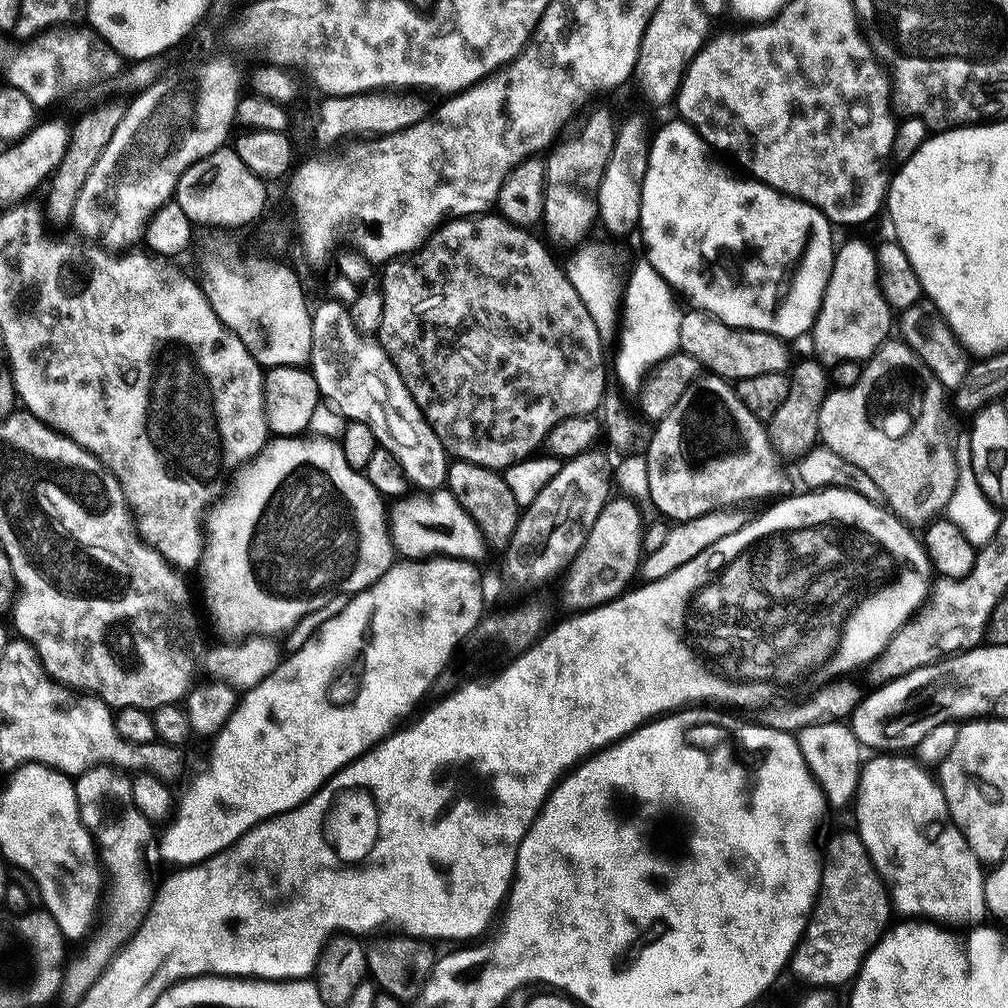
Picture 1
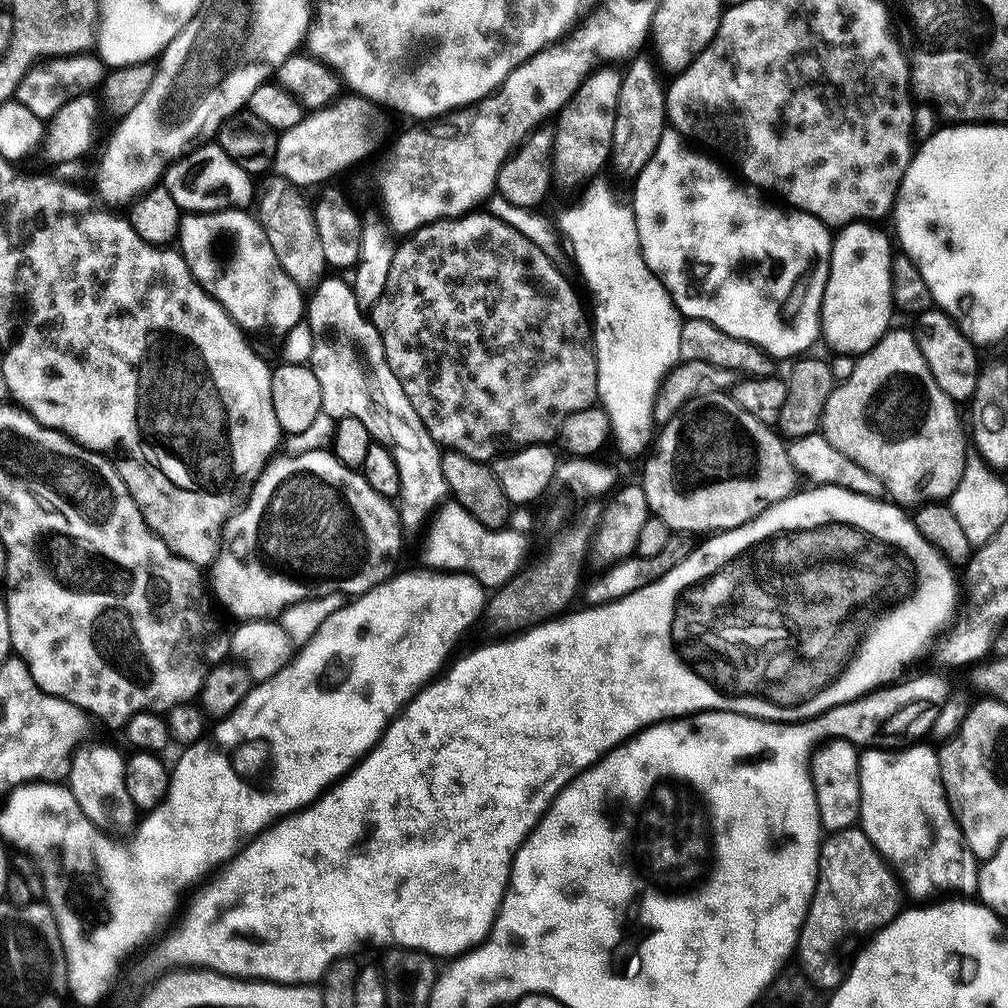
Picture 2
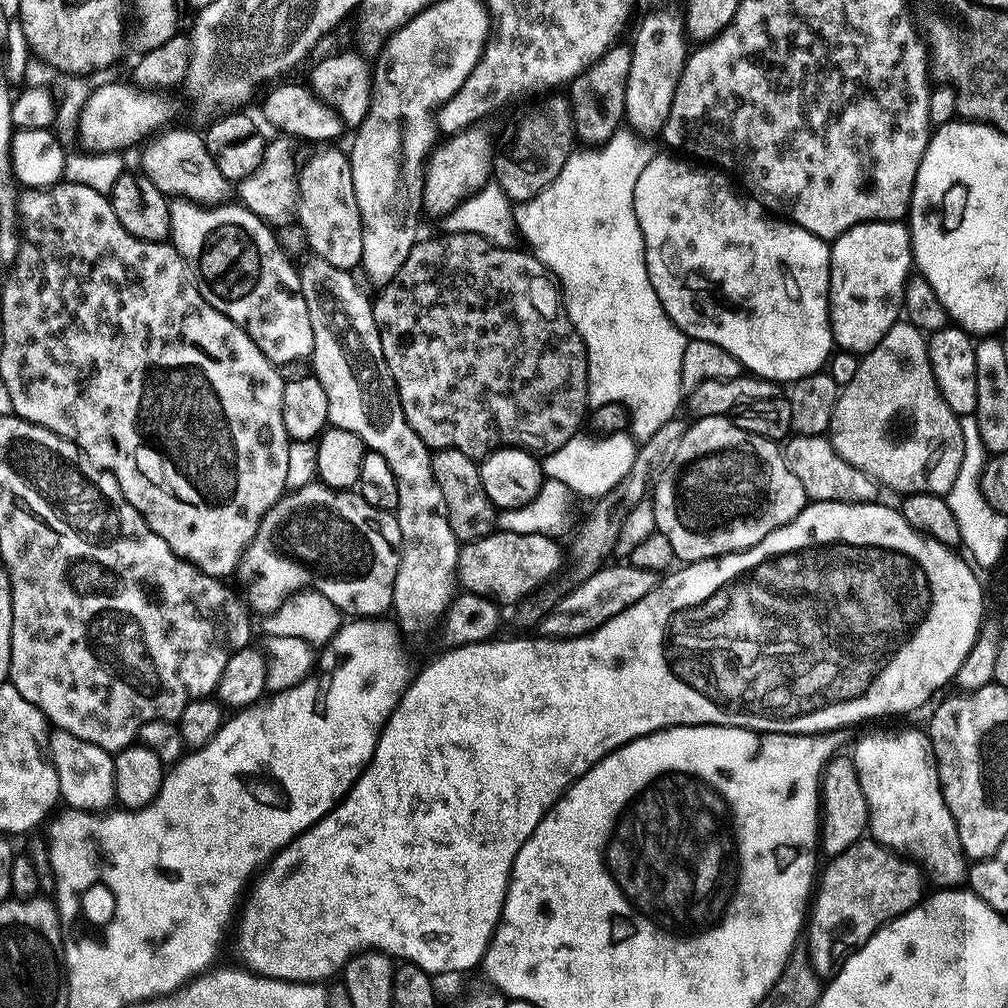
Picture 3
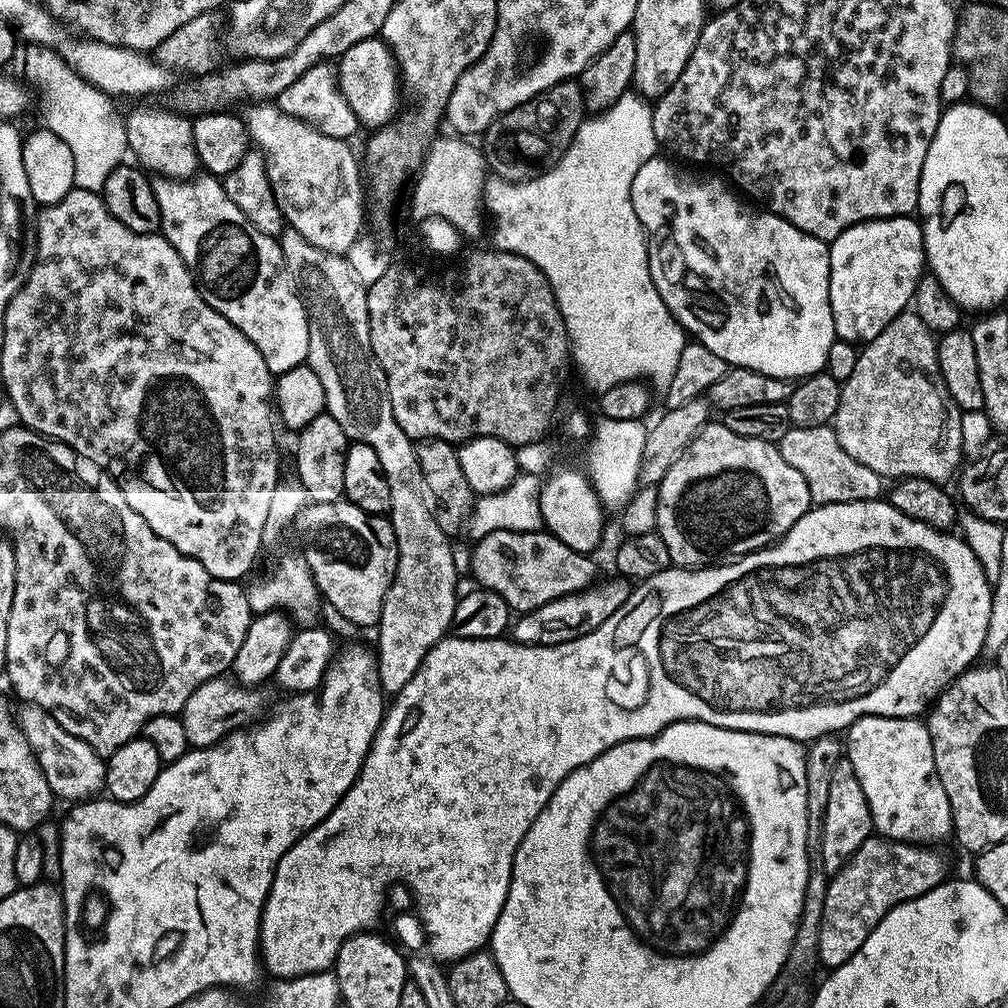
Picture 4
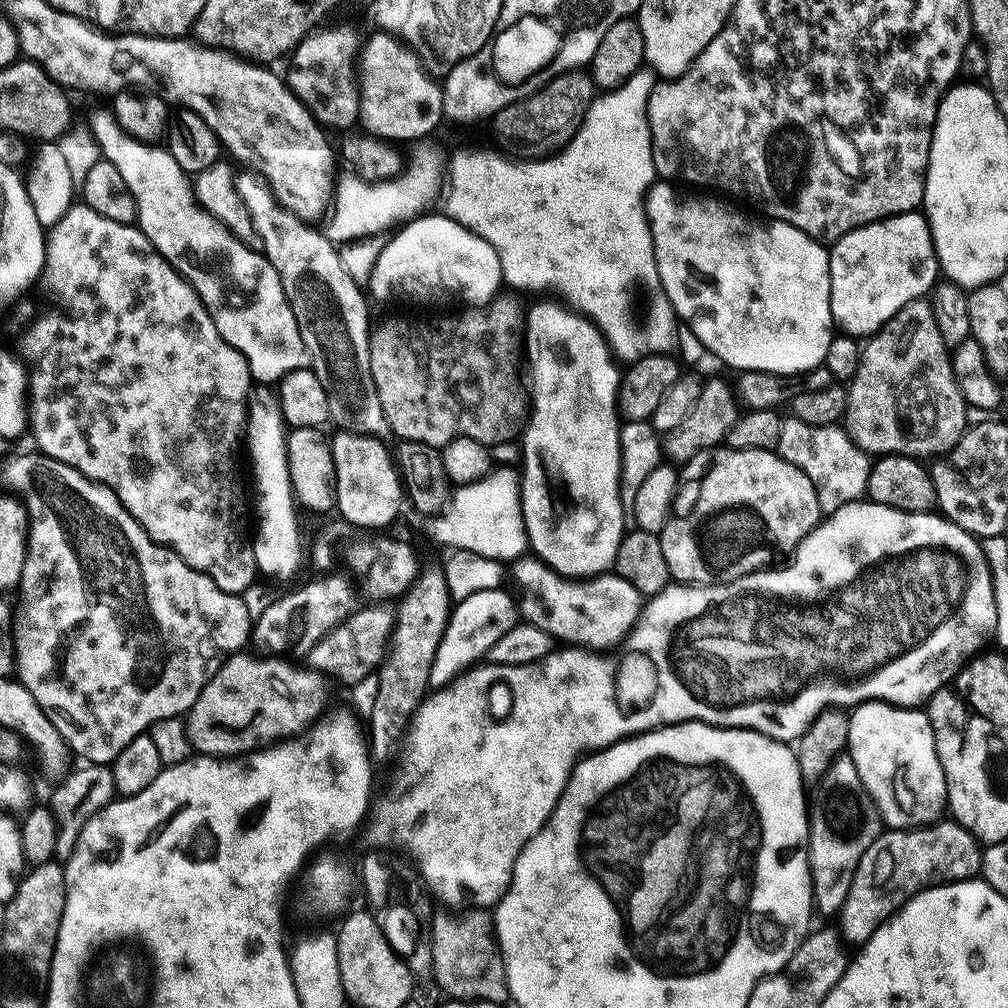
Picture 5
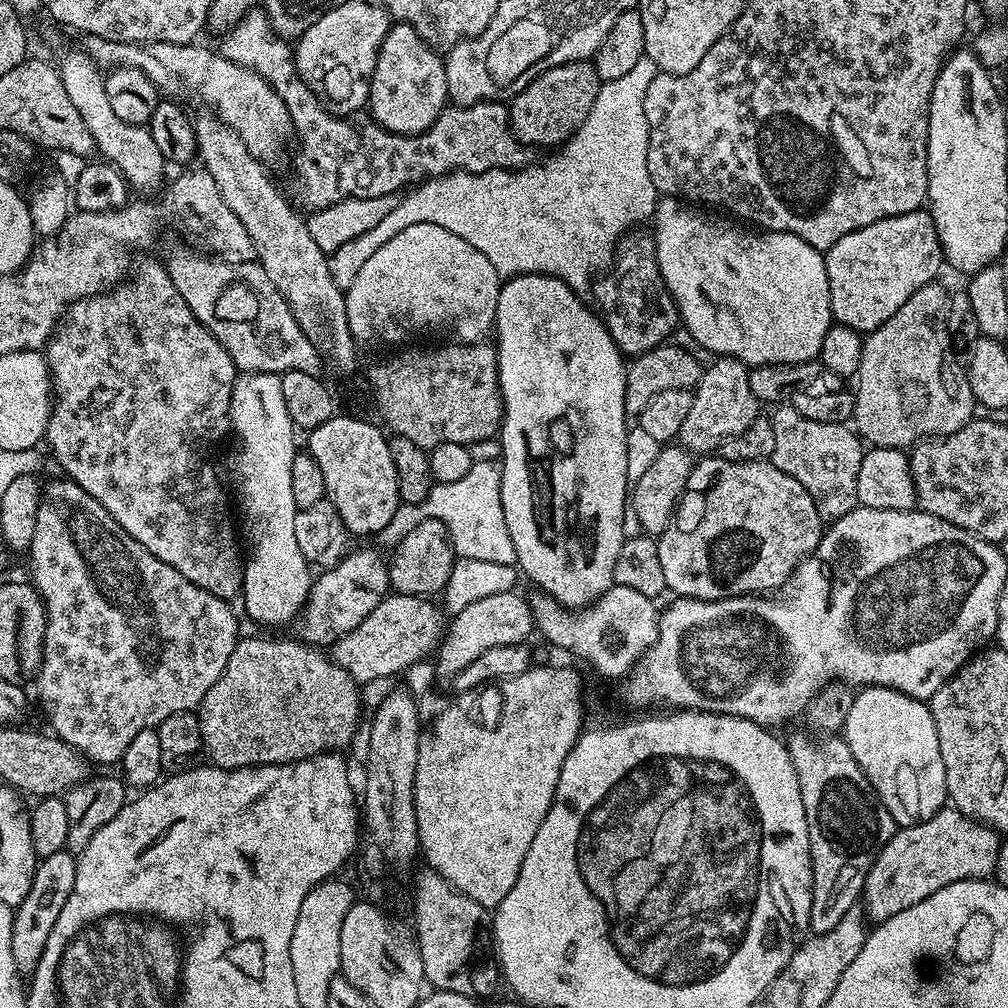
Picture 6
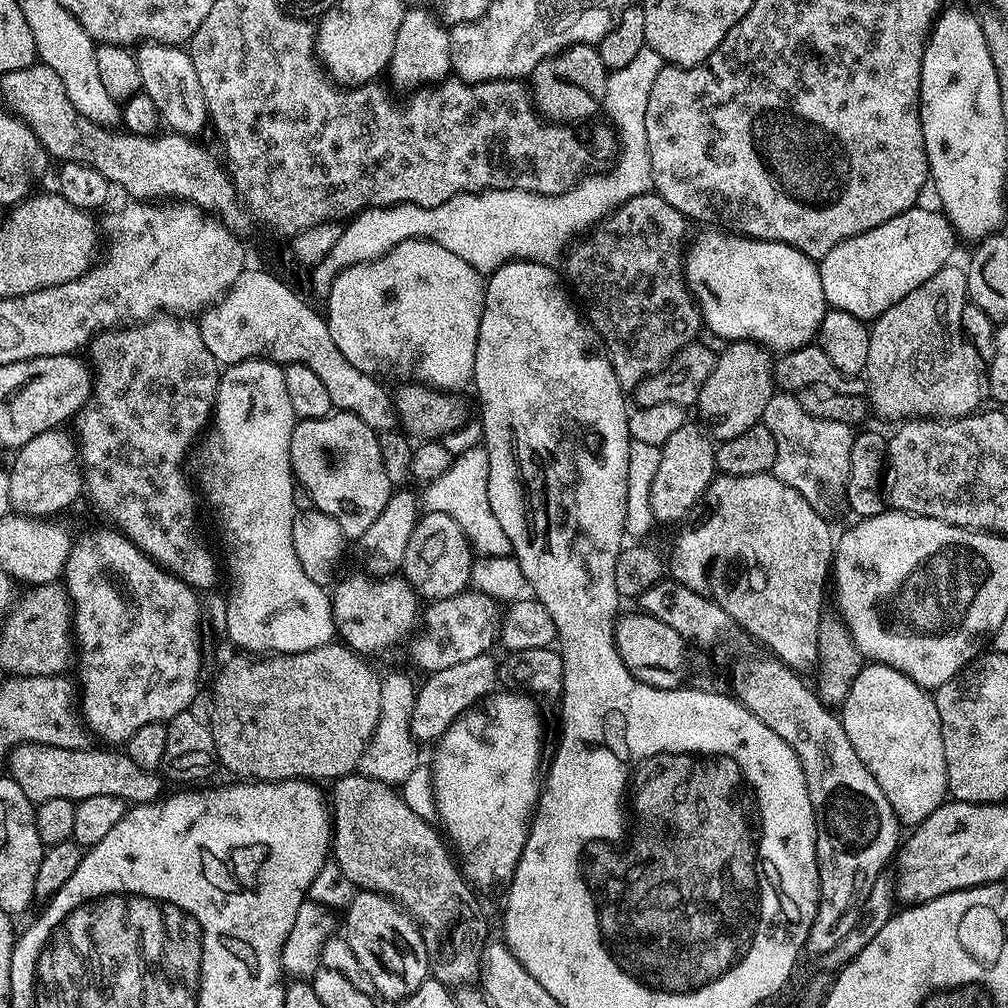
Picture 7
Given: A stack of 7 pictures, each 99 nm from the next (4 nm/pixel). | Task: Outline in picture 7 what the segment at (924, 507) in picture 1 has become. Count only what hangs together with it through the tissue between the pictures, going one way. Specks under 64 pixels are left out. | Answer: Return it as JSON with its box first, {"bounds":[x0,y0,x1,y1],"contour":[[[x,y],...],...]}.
{"bounds":[862,266,982,422],"contour":[[[949,266],[938,270],[938,274],[934,274],[934,278],[926,278],[926,282],[922,282],[922,286],[918,286],[918,290],[910,290],[910,294],[906,294],[906,298],[902,298],[902,302],[894,302],[894,306],[890,306],[890,310],[886,310],[882,315],[876,317],[870,324],[870,358],[866,358],[866,366],[862,373],[868,382],[868,390],[866,399],[870,405],[871,411],[876,412],[884,420],[896,420],[895,422],[903,422],[905,420],[956,420],[959,416],[970,416],[973,412],[981,407],[980,392],[982,396],[982,361],[976,352],[964,338],[964,331],[960,329],[962,322],[962,310],[965,304],[969,303],[968,298],[968,274],[963,267],[955,268]]]}

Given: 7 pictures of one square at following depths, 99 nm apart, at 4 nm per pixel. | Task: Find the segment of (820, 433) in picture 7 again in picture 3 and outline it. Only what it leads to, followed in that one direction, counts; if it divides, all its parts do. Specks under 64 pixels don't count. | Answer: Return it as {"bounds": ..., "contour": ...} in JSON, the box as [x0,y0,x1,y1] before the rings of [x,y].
{"bounds":[782,435,877,504],"contour":[[[789,435],[782,451],[786,458],[786,466],[790,466],[798,482],[802,482],[802,490],[806,490],[809,501],[842,500],[848,504],[870,504],[877,499],[876,480],[870,478],[870,474],[858,470],[858,466],[850,466],[850,462],[846,462],[846,458],[842,458],[838,450],[834,450],[831,439],[827,435]]]}

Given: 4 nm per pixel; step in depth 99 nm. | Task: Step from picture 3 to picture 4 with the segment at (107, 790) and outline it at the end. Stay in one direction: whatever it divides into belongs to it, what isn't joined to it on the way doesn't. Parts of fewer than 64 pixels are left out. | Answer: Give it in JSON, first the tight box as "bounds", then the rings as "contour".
{"bounds":[14,703,105,802],"contour":[[[25,703],[20,713],[15,713],[14,719],[20,727],[20,732],[36,755],[42,774],[46,774],[46,782],[50,786],[53,797],[71,802],[84,802],[97,795],[96,791],[104,788],[105,761],[92,747],[70,734],[46,710],[37,704]]]}

